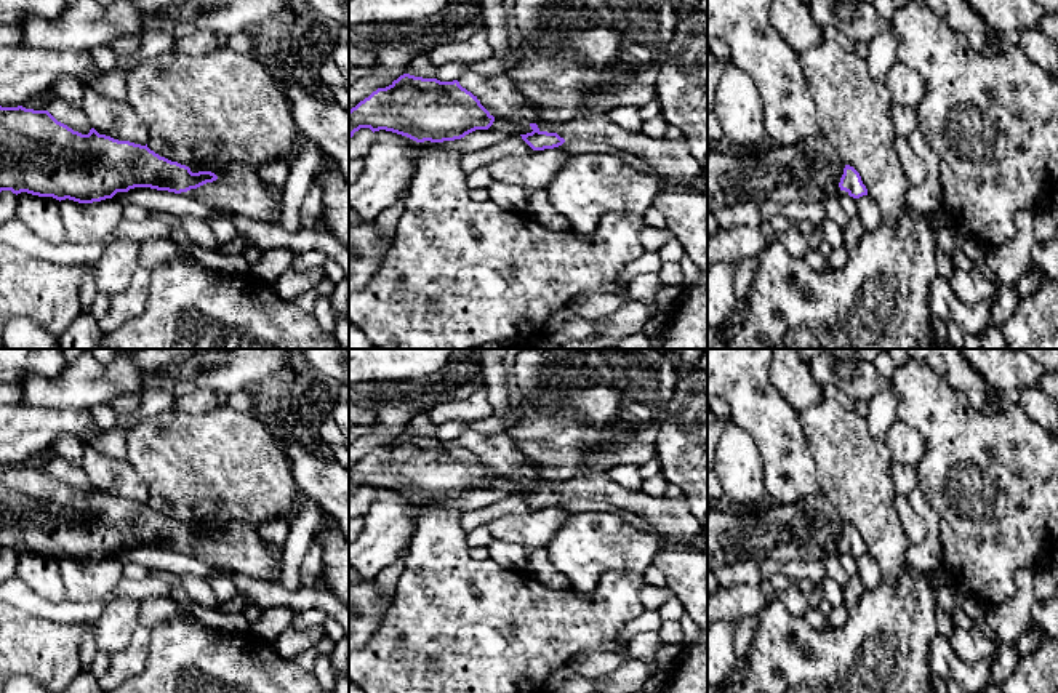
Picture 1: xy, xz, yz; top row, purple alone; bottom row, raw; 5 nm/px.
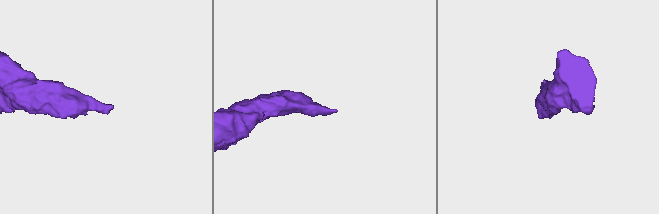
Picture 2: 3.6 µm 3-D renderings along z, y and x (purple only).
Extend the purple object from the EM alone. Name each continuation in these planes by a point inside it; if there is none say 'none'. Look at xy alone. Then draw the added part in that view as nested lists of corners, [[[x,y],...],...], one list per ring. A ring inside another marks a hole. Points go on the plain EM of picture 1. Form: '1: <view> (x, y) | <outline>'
1: xy (240, 548) | [[[230,522],[213,541],[181,551],[216,567],[232,568],[246,576],[277,584],[282,579],[282,559],[271,555],[258,528],[243,522]]]

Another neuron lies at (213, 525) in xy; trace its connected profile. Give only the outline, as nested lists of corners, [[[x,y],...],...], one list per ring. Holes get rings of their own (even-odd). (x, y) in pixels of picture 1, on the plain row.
[[[195,520],[192,523],[189,523],[192,531],[198,531],[198,530],[211,530],[214,531],[218,536],[227,528],[230,522],[218,522],[218,520]]]

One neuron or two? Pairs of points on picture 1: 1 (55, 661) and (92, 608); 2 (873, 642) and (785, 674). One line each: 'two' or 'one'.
1: two
2: one

